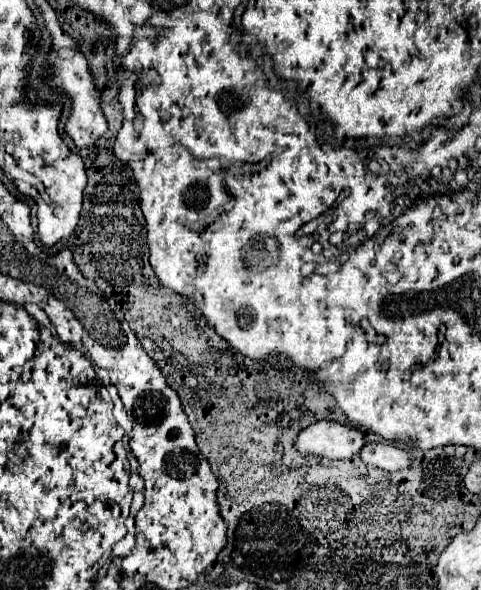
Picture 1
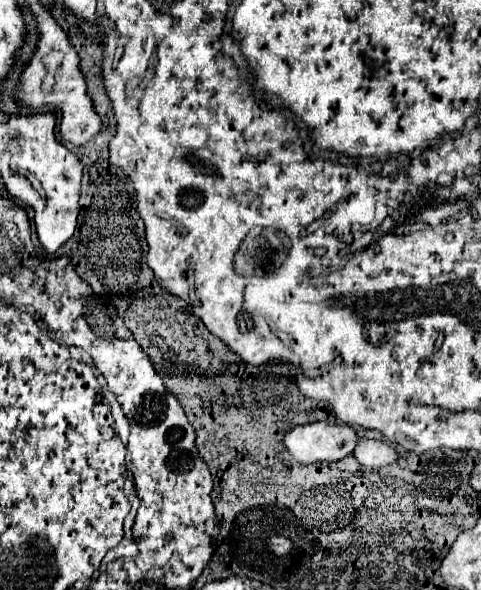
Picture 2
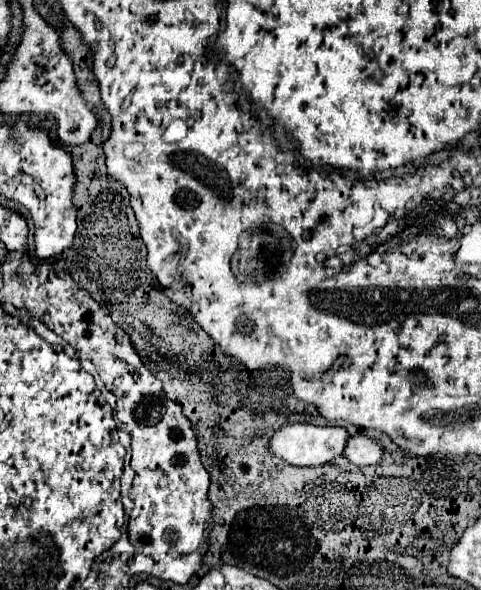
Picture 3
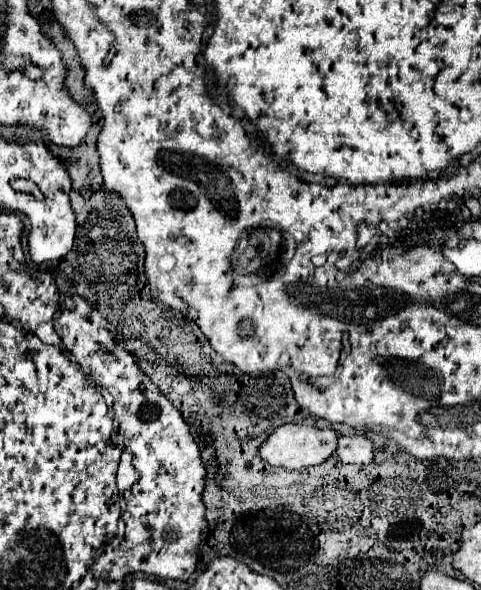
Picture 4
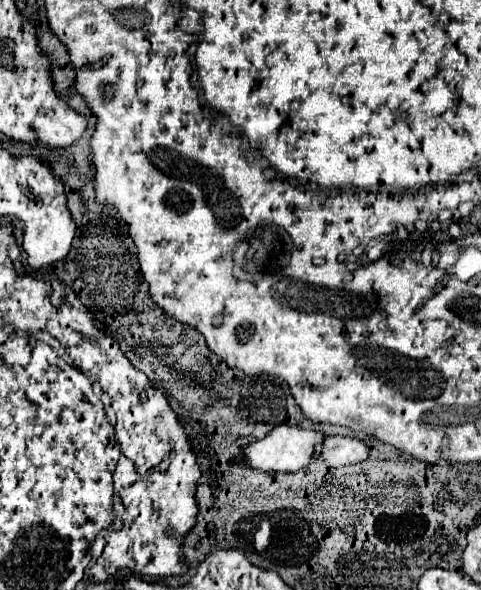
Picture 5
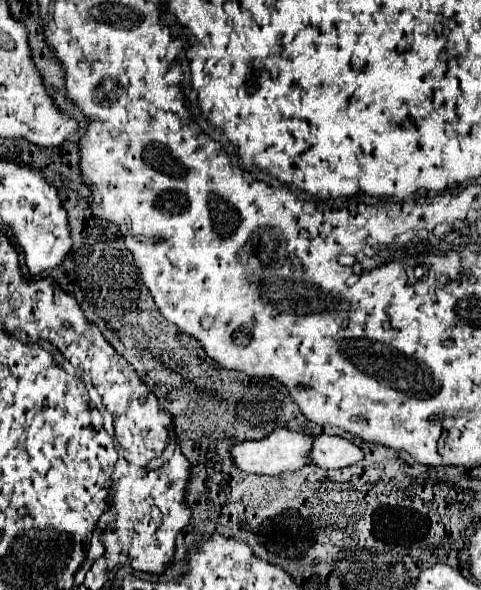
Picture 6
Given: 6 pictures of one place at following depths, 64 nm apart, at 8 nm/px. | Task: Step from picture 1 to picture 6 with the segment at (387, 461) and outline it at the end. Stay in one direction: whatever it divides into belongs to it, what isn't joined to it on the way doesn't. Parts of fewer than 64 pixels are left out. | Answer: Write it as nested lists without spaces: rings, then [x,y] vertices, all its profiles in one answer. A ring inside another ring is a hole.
[[[322,434],[314,438],[314,448],[310,452],[310,458],[312,464],[324,470],[334,470],[360,462],[364,458],[364,450],[346,438]]]

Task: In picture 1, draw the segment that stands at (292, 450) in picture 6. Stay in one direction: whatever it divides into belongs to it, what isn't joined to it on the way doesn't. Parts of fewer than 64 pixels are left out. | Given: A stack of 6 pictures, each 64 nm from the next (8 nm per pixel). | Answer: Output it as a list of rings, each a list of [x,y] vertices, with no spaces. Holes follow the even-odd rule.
[[[320,420],[302,430],[294,446],[302,454],[316,454],[330,460],[348,460],[354,458],[364,444],[364,434],[358,428]]]

